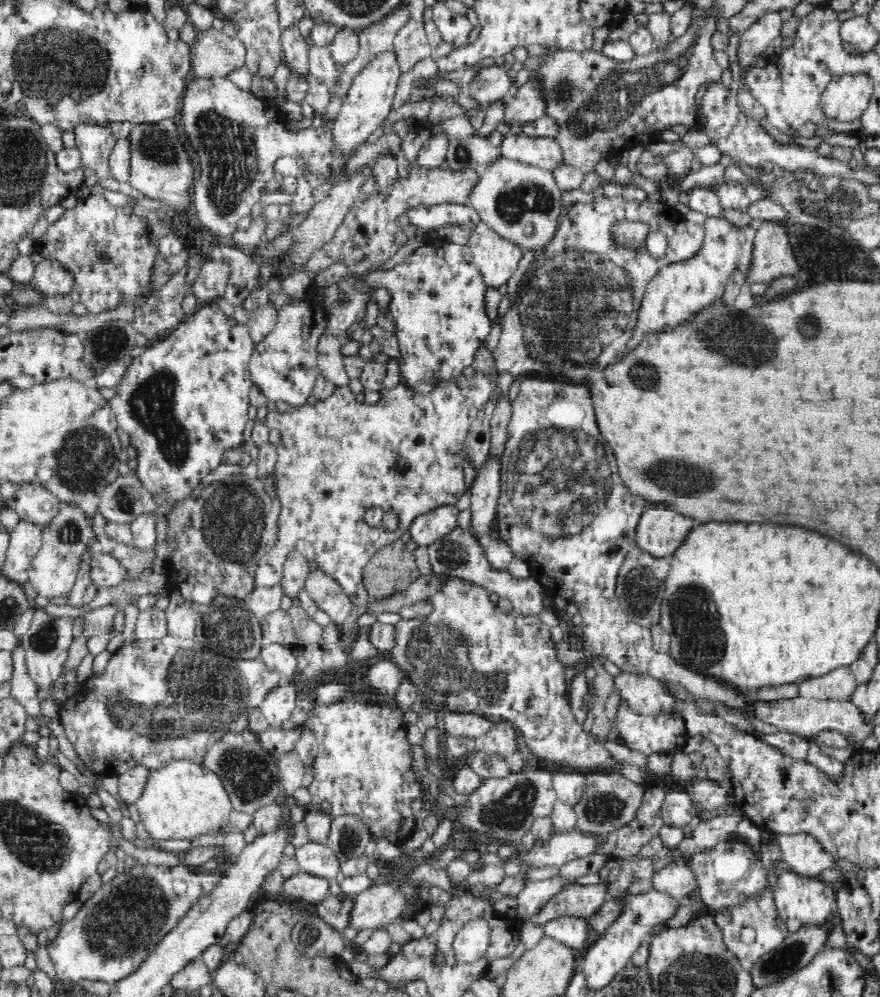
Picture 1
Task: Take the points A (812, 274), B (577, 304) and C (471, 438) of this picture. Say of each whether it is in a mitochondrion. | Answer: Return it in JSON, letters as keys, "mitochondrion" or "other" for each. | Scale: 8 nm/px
{"A":"other","B":"mitochondrion","C":"other"}

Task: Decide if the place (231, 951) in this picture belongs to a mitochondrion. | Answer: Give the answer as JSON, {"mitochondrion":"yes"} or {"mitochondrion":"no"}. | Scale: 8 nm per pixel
{"mitochondrion":"no"}

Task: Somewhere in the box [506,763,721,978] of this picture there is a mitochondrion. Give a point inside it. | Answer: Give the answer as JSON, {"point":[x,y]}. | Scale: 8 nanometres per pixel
{"point":[604,808]}

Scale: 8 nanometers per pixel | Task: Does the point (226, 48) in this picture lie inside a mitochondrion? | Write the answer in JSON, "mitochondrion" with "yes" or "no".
{"mitochondrion":"yes"}

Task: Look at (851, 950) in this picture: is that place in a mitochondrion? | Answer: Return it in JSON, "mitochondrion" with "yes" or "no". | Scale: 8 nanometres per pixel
{"mitochondrion":"no"}

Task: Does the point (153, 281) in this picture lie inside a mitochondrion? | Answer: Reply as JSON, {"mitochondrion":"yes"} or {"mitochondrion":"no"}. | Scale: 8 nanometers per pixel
{"mitochondrion":"no"}

